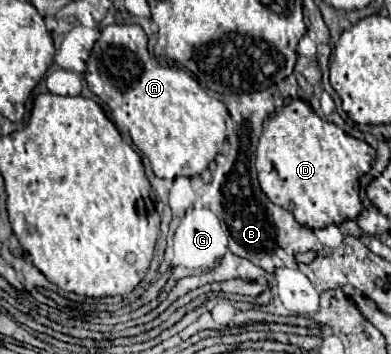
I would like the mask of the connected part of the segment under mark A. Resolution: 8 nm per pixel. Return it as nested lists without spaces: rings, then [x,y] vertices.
[[[111,24],[101,30],[101,36],[87,60],[85,80],[89,90],[103,100],[114,123],[124,128],[133,144],[149,158],[153,172],[159,178],[173,180],[175,176],[201,174],[219,154],[221,144],[225,142],[225,104],[209,96],[206,88],[187,70],[159,66],[159,62],[147,50],[147,34],[137,24]]]

